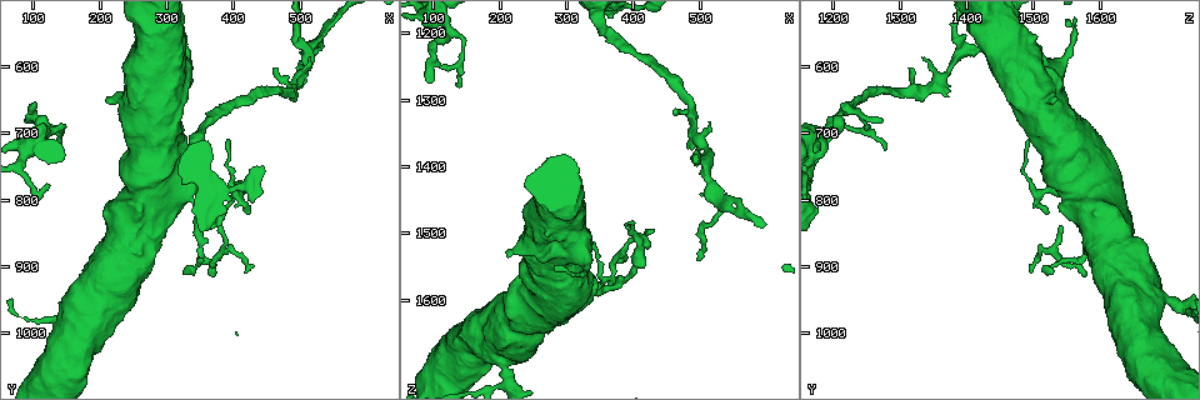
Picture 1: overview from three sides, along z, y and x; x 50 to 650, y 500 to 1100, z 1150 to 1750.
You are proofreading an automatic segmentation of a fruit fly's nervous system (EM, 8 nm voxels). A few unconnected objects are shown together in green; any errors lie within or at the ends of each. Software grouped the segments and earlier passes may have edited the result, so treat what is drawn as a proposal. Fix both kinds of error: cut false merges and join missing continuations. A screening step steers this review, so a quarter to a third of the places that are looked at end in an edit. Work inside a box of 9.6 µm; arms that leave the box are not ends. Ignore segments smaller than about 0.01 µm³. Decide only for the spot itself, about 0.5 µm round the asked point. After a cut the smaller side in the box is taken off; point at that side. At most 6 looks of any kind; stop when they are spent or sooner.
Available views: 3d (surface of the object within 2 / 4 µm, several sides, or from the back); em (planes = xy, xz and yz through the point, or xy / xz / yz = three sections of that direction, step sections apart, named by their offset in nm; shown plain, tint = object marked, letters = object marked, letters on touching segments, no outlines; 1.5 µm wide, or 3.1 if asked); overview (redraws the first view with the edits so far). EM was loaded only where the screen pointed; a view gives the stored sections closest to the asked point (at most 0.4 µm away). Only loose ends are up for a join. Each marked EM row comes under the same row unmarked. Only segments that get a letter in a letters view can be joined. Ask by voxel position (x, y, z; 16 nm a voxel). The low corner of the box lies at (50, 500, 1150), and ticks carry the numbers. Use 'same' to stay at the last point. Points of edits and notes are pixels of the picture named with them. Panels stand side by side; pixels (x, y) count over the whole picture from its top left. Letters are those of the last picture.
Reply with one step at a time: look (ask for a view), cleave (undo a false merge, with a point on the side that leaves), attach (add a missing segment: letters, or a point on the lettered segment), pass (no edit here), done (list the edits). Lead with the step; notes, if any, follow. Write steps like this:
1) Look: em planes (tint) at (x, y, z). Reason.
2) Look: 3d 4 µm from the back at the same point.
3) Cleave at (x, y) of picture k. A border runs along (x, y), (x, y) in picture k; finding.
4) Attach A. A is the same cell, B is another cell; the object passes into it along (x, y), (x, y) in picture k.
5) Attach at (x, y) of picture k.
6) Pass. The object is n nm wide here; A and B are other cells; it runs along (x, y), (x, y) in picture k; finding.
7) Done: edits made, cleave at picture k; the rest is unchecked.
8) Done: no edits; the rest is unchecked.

Look: em planes (tint) at (115, 675, 1210). An open end.

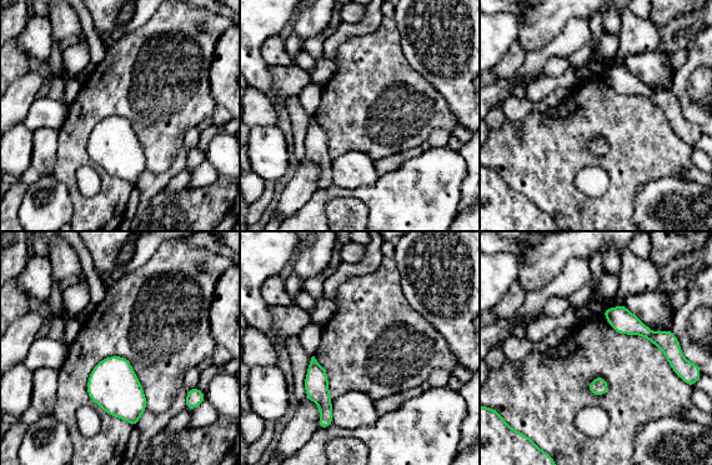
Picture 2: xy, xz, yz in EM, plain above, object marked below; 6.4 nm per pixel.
Look: em planes (letters) at the same point.

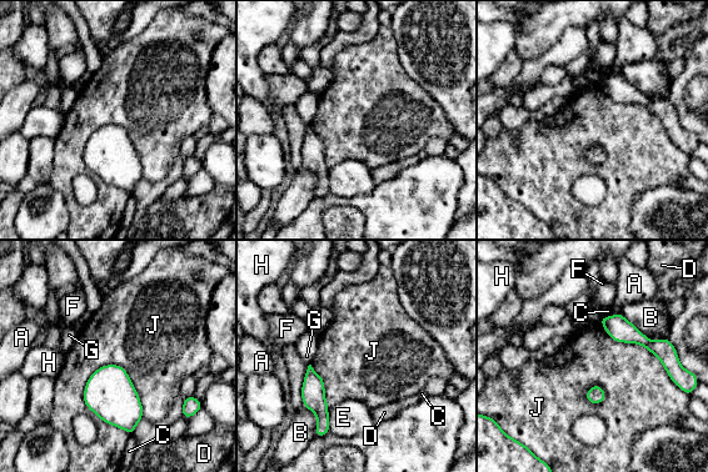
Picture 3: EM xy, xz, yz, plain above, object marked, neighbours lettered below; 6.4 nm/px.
Pass. A, B, C, D, E, F, G, H and J are other cells; a border runs along (103, 365), (83, 401), (129, 436) in picture 3; none of them fits.

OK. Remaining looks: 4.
Look: em yz step 4 (tint) at (515, 585, 1335). Tapers out.

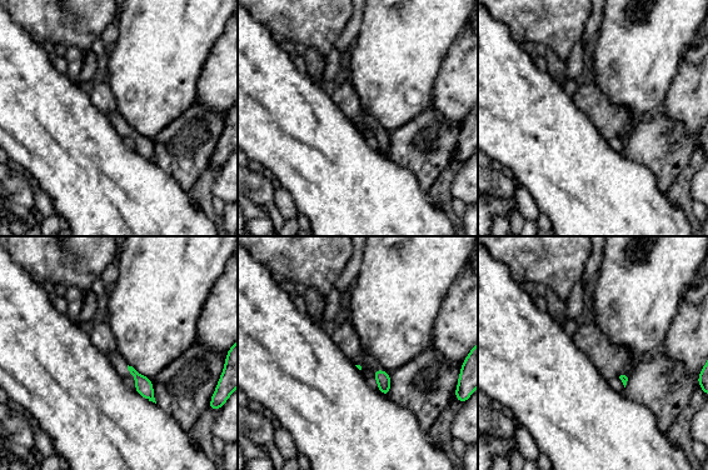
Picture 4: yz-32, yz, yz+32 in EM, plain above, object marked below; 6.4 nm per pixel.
Look: em planes (letters) at the same point.

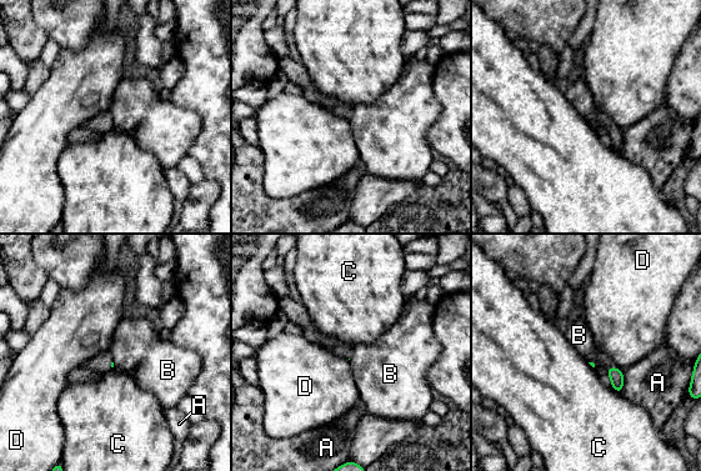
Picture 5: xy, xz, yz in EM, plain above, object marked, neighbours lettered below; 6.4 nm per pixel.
Pass. A, B, C and D are other cells; a border runs along (611, 365), (605, 372) in picture 5; none of them fits.

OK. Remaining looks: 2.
Done: no edits; the rest is unchecked.

